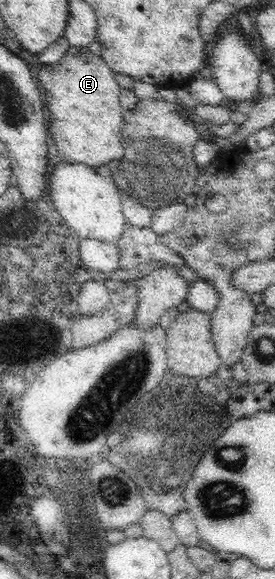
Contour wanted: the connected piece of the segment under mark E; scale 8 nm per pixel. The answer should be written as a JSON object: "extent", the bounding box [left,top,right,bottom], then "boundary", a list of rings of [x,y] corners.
{"extent":[39,48,124,168],"boundary":[[[87,48],[69,49],[57,65],[43,65],[39,69],[39,81],[45,83],[42,86],[47,95],[48,133],[57,143],[62,162],[99,168],[124,156],[119,135],[124,123],[119,104],[122,87],[105,60]]]}

